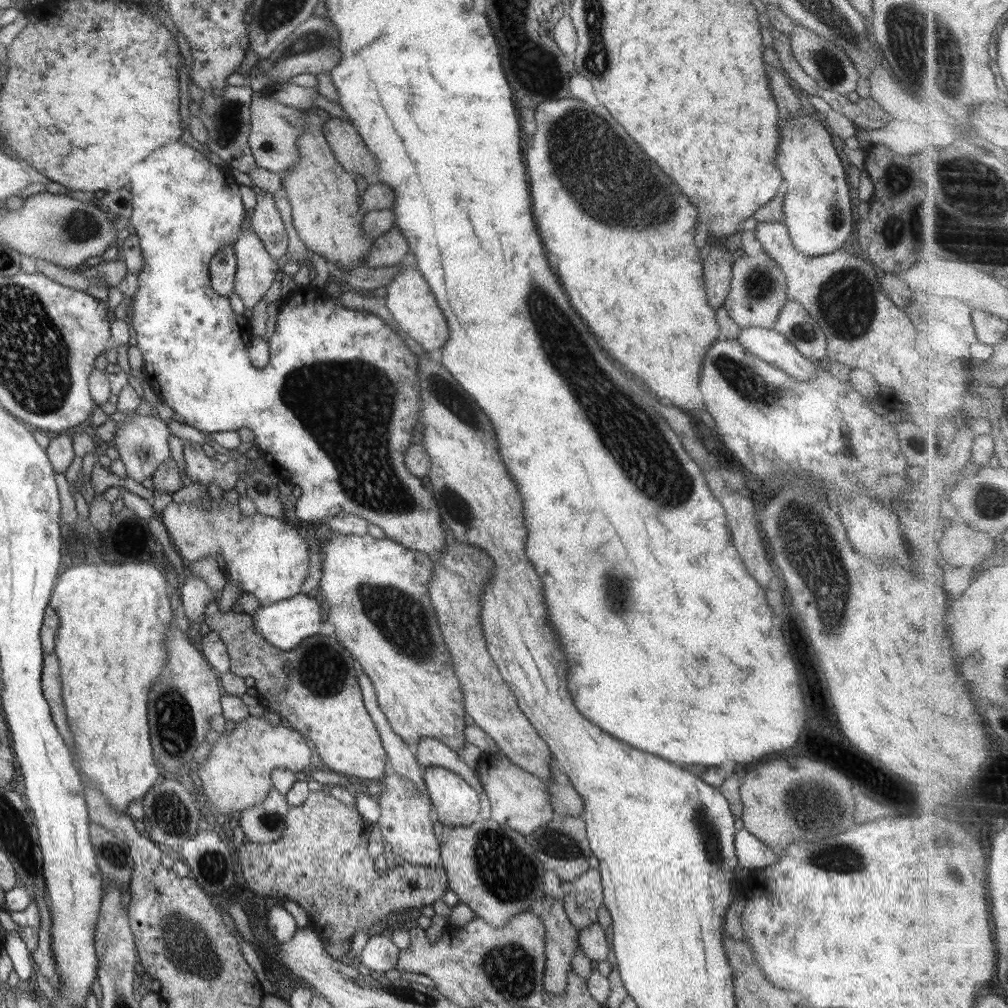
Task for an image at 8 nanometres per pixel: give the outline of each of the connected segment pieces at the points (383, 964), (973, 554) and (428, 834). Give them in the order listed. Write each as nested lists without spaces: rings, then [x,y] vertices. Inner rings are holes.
[[[369,935],[360,954],[360,963],[375,972],[387,972],[396,967],[399,950],[383,935]]]
[[[953,524],[945,532],[941,552],[947,562],[955,566],[979,566],[993,552],[995,544],[989,534],[979,532],[967,524]]]
[[[387,767],[381,779],[381,792],[377,794],[380,815],[375,824],[379,825],[384,842],[391,845],[397,861],[405,865],[436,866],[440,862],[439,844],[433,835],[431,825],[433,810],[427,795],[416,792],[406,778],[397,776]]]

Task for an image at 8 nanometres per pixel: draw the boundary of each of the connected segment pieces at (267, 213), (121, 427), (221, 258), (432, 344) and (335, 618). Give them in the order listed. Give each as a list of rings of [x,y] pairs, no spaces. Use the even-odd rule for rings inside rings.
[[[264,191],[256,195],[256,205],[249,226],[261,240],[269,256],[276,261],[286,252],[287,235],[272,197],[273,194]]]
[[[133,410],[124,412],[130,415],[129,419],[117,422],[113,442],[115,442],[115,452],[117,457],[124,464],[126,476],[131,480],[141,483],[147,476],[151,476],[155,469],[170,458],[168,440],[170,437],[169,428],[161,419],[145,415],[136,414]]]
[[[231,244],[222,246],[208,264],[211,289],[223,299],[232,293],[234,274],[236,271],[236,256]]]
[[[404,264],[403,270],[385,287],[387,290],[385,298],[386,307],[398,326],[405,332],[405,337],[412,338],[423,350],[431,352],[441,349],[447,342],[448,326],[433,293],[423,279],[417,268]]]
[[[335,532],[328,535],[325,541],[320,542],[319,553],[322,576],[319,585],[316,587],[318,590],[317,594],[319,593],[319,596],[321,596],[319,599],[323,602],[323,606],[327,608],[324,613],[324,620],[327,621],[330,628],[329,631],[333,636],[337,632],[337,636],[335,636],[337,642],[359,662],[362,671],[369,677],[372,687],[375,689],[377,704],[386,716],[393,732],[397,736],[400,736],[401,740],[410,747],[416,746],[422,738],[434,738],[442,742],[445,746],[448,746],[452,751],[462,748],[466,742],[464,735],[466,712],[463,704],[463,693],[460,689],[460,682],[457,680],[453,670],[452,658],[448,653],[446,642],[442,635],[443,630],[439,630],[439,624],[435,620],[435,609],[428,595],[430,580],[434,575],[431,557],[415,550],[408,550],[386,537],[377,539],[371,537],[369,534],[359,536],[355,534],[344,535]]]

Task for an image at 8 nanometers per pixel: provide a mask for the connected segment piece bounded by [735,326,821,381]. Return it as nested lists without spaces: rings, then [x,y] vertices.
[[[758,326],[743,327],[738,330],[736,341],[758,359],[776,366],[795,380],[806,381],[819,365],[803,358],[802,354],[782,335],[775,330]]]

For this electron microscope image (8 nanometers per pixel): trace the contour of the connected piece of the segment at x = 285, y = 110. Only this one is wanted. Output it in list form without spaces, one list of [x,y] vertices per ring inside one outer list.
[[[264,86],[258,91],[252,91],[250,133],[247,137],[247,144],[257,167],[268,170],[280,178],[285,178],[291,167],[300,159],[300,154],[295,150],[295,141],[297,141],[299,134],[302,134],[306,122],[300,109],[273,99],[274,91],[274,86]]]

